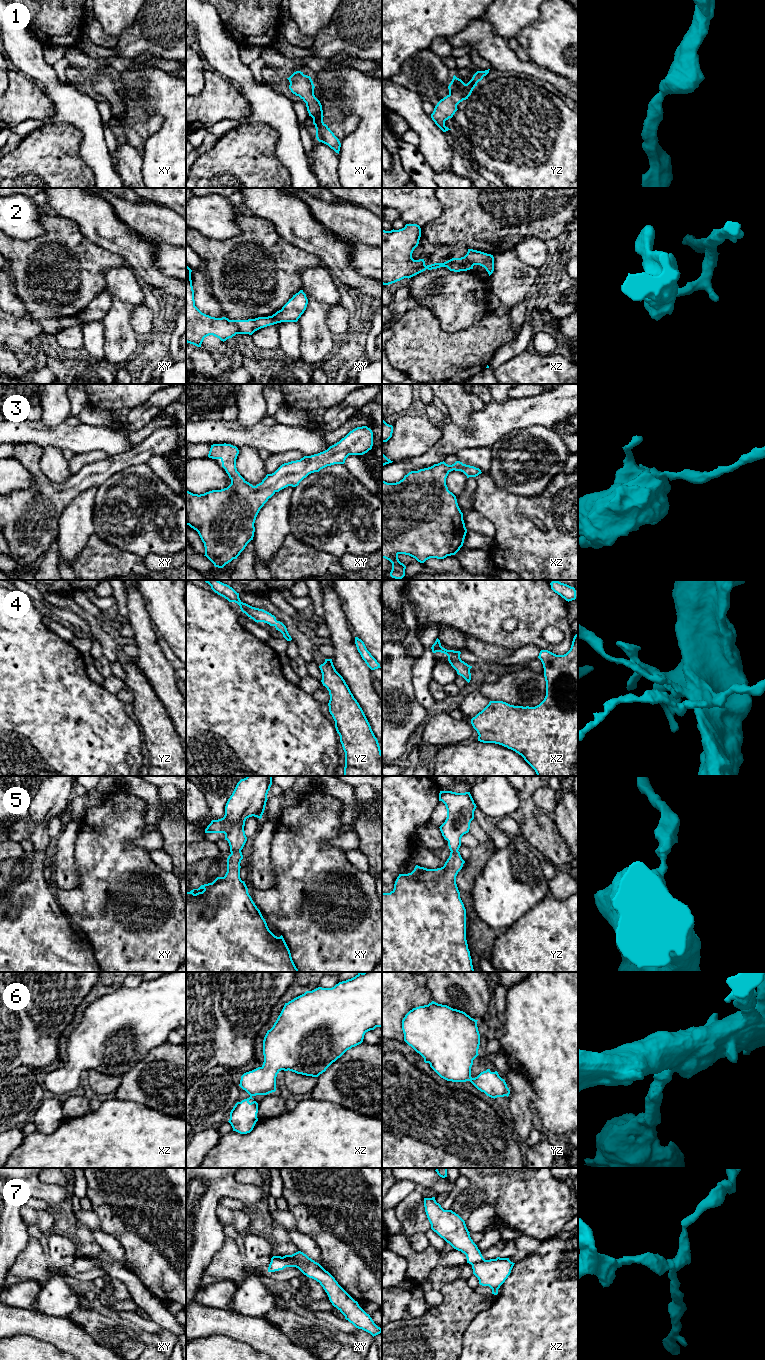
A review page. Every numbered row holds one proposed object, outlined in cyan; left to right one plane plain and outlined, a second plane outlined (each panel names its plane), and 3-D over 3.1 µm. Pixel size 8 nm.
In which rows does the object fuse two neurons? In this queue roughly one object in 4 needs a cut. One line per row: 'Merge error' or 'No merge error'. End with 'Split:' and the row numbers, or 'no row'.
1: No merge error
2: Merge error
3: No merge error
4: No merge error
5: No merge error
6: No merge error
7: No merge error
Split: 2

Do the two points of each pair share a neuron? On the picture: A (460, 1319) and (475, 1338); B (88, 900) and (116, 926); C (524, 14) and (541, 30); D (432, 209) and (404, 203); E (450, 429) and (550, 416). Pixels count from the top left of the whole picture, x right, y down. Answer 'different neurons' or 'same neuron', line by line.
A: different neurons
B: same neuron
C: different neurons
D: same neuron
E: same neuron

